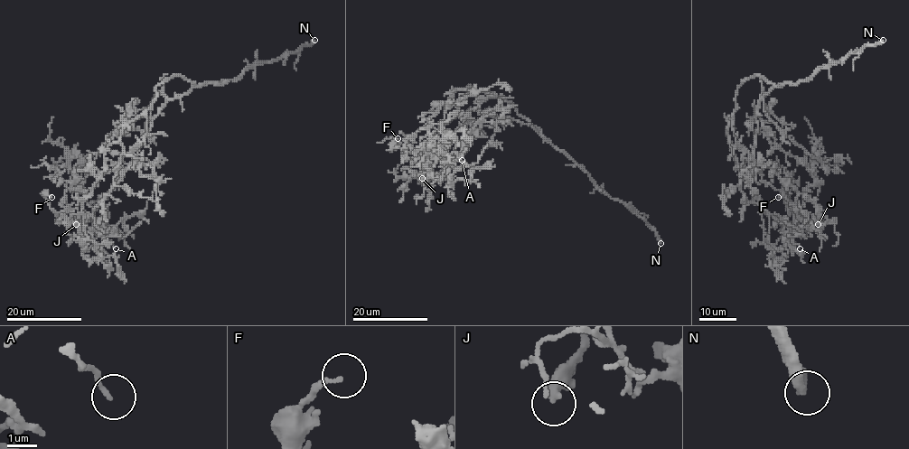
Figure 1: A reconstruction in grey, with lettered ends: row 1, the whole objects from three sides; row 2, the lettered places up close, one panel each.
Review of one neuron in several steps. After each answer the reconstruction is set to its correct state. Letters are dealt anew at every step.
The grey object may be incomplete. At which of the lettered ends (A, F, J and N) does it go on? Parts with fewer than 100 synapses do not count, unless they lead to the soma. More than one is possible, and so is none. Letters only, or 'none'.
N

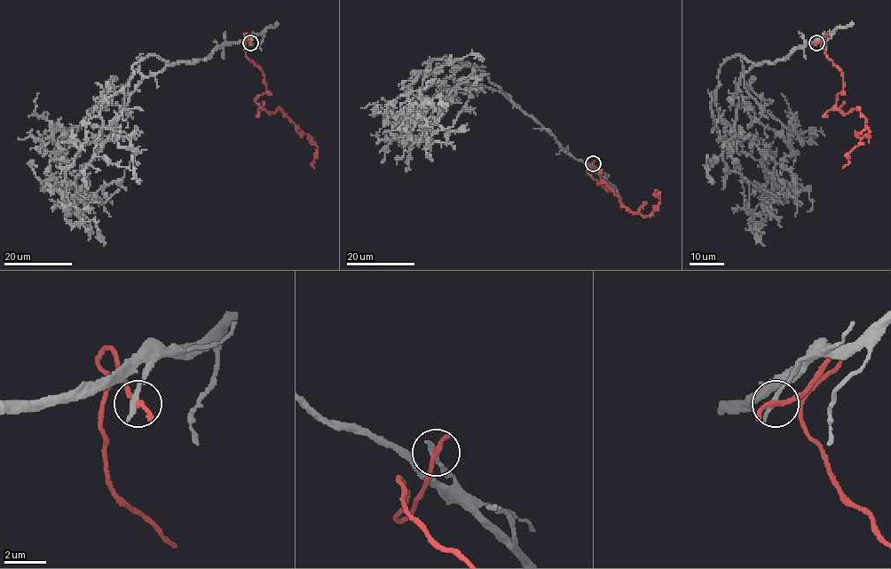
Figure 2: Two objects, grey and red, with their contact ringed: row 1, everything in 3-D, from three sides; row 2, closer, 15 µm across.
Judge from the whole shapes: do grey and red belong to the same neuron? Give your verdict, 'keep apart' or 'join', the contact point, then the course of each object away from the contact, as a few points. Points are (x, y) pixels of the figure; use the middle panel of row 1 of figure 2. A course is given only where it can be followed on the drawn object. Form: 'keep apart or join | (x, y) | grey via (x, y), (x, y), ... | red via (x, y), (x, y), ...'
keep apart | (593, 163) | grey via (593, 163), (573, 158), (476, 65), (445, 57), (407, 90), (421, 99), (439, 96), (445, 111) | red via (593, 163), (587, 172), (632, 212), (648, 216), (659, 202), (657, 189)

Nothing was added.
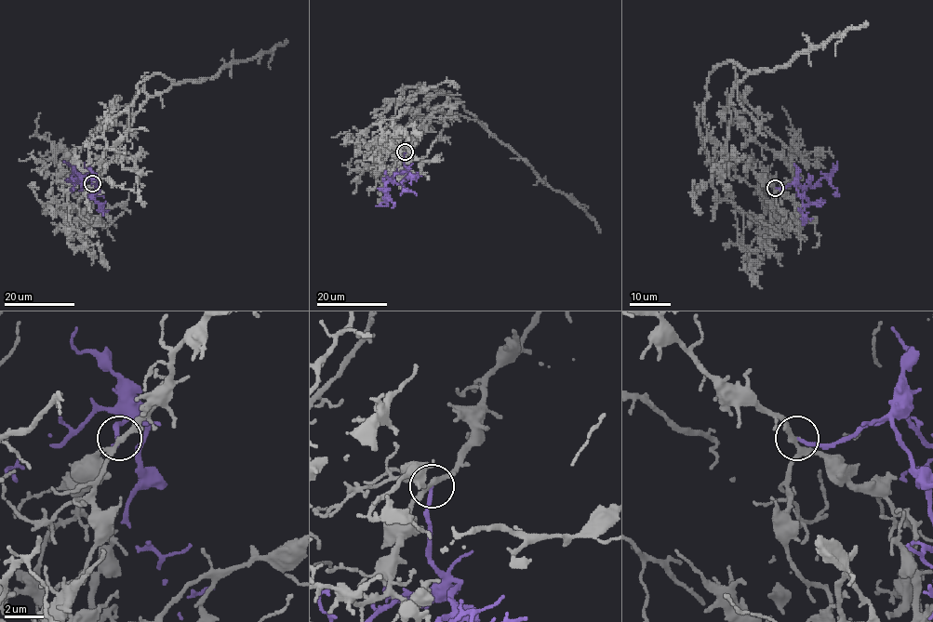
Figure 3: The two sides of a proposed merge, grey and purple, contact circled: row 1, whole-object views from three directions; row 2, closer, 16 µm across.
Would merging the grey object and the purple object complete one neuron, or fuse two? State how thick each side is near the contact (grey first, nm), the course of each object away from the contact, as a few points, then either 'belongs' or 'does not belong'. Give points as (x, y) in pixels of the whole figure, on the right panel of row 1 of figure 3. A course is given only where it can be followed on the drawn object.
calibres 190 and 180 nm; course grey (775, 188), (726, 151), (729, 97), (748, 72), (720, 63), (699, 136), (761, 288); course purple (775, 188), (784, 189), (797, 181), (803, 189), (814, 187), (835, 170), (836, 162); belongs

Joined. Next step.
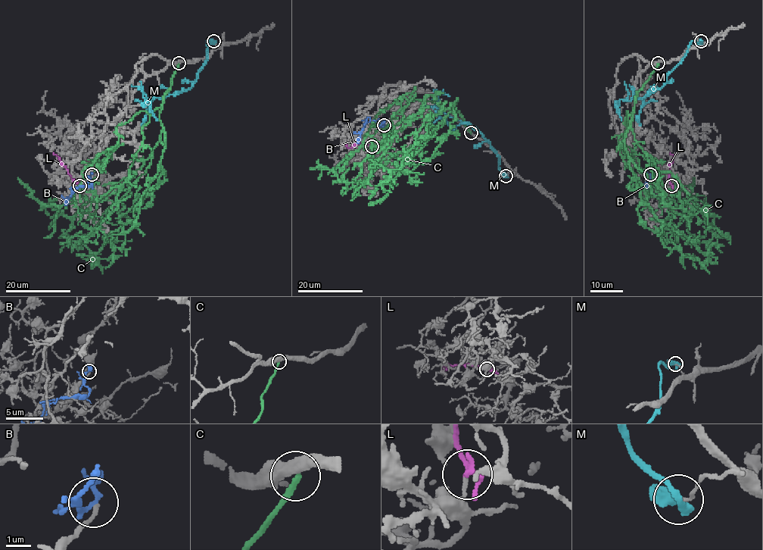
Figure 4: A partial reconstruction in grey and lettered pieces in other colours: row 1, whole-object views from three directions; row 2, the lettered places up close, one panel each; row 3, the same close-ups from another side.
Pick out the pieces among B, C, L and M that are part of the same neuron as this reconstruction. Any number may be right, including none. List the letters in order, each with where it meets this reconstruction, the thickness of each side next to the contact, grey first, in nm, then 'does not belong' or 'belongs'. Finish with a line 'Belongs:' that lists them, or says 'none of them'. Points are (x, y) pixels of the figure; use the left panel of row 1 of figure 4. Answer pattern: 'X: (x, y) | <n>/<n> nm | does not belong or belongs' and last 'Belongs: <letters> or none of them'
B: (91, 174) | 110/190 nm | does not belong
C: (179, 63) | 400/220 nm | does not belong
L: (79, 185) | 120/190 nm | does not belong
M: (213, 41) | 120/400 nm | does not belong
Belongs: none of them

